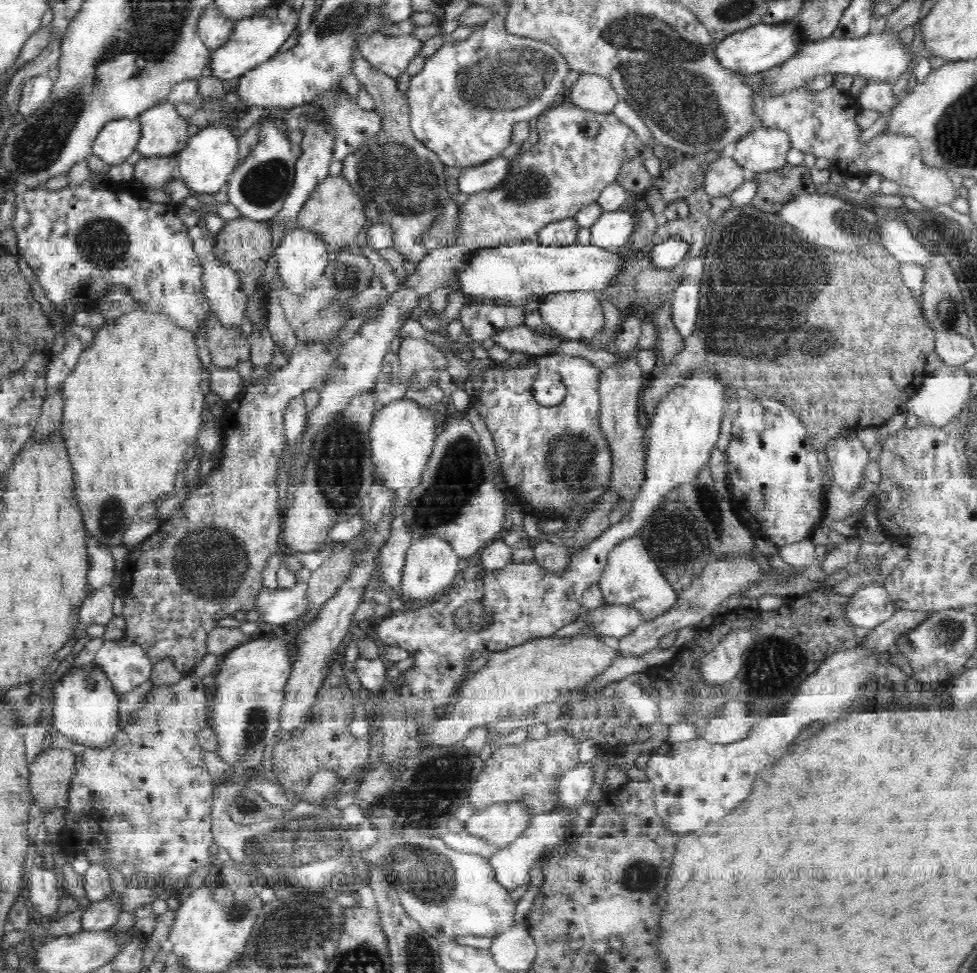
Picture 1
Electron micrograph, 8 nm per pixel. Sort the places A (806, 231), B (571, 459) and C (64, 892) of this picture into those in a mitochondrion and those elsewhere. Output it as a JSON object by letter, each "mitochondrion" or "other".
{"A":"mitochondrion","B":"mitochondrion","C":"other"}

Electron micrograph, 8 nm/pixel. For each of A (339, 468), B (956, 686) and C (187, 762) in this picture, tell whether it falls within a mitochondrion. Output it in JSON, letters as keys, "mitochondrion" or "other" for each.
{"A":"mitochondrion","B":"other","C":"other"}

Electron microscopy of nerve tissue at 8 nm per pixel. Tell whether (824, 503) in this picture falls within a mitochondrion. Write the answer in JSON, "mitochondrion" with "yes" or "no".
{"mitochondrion":"no"}

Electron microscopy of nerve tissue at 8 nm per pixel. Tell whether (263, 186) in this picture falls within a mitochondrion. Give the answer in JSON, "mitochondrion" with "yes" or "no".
{"mitochondrion":"yes"}

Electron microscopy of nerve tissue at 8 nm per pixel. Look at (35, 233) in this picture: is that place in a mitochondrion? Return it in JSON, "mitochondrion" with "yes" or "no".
{"mitochondrion":"no"}

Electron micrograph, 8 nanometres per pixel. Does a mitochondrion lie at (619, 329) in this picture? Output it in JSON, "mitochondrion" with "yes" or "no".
{"mitochondrion":"no"}

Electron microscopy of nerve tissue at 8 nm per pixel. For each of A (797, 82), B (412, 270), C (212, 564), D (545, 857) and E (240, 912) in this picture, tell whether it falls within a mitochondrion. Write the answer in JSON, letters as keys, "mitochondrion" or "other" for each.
{"A":"other","B":"other","C":"mitochondrion","D":"other","E":"mitochondrion"}

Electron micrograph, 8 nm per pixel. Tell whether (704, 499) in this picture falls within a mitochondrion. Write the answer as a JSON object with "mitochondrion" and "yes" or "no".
{"mitochondrion":"yes"}

